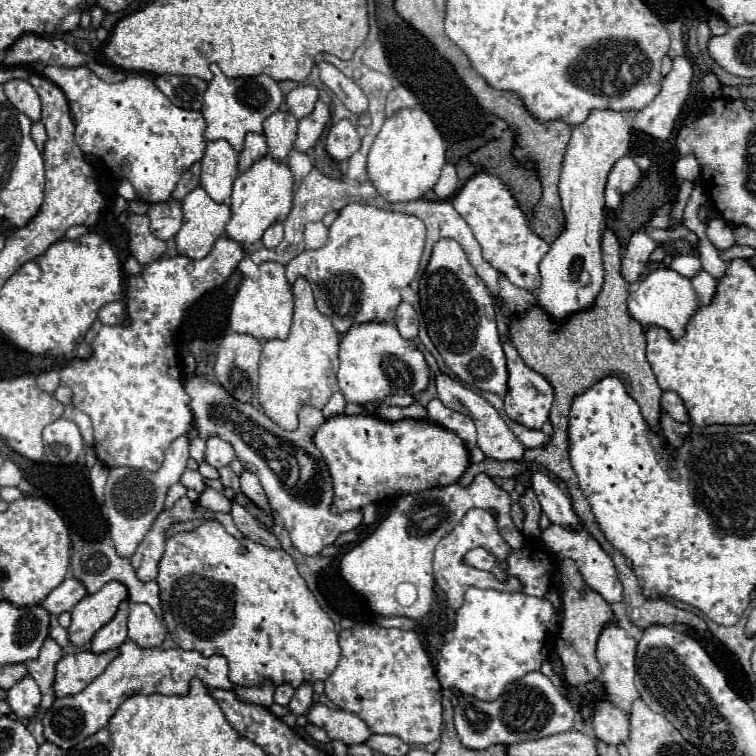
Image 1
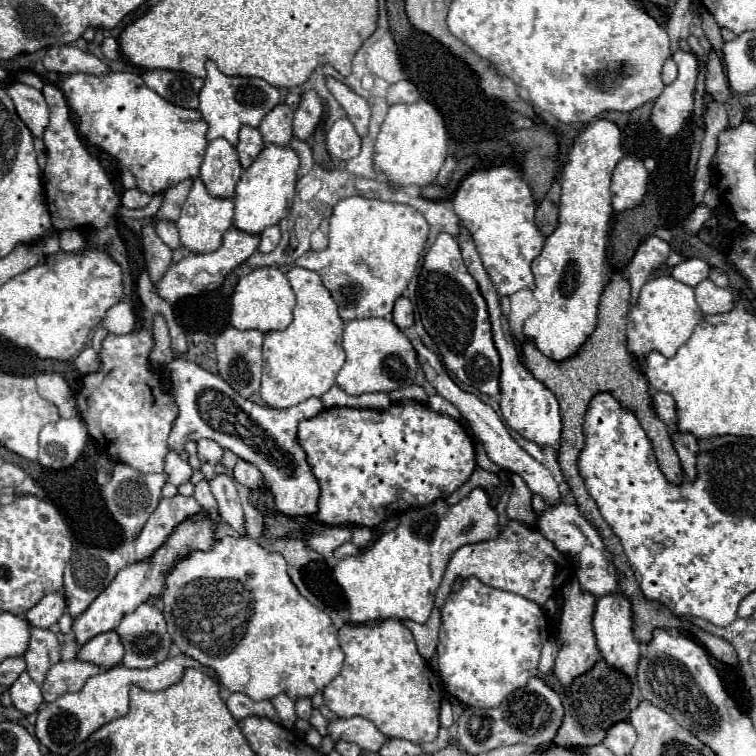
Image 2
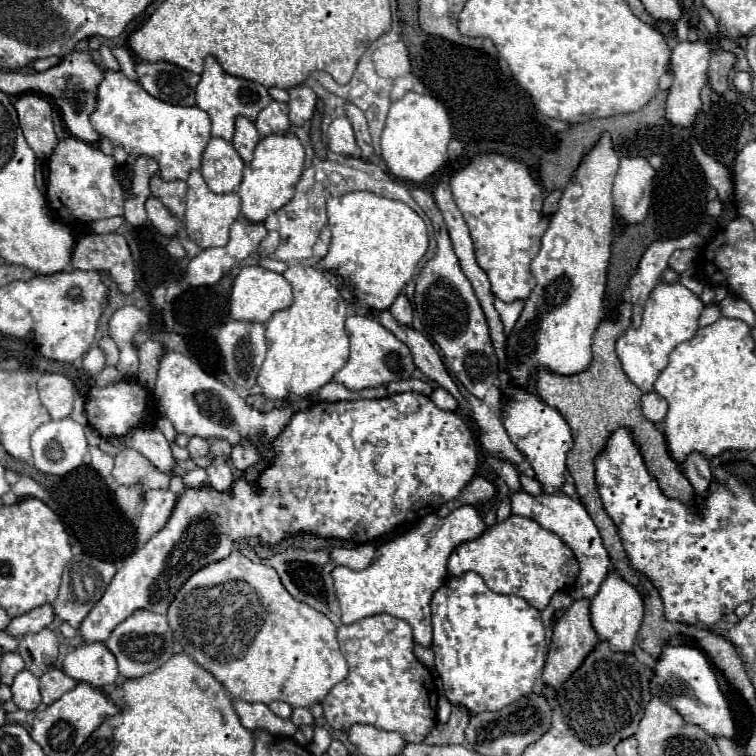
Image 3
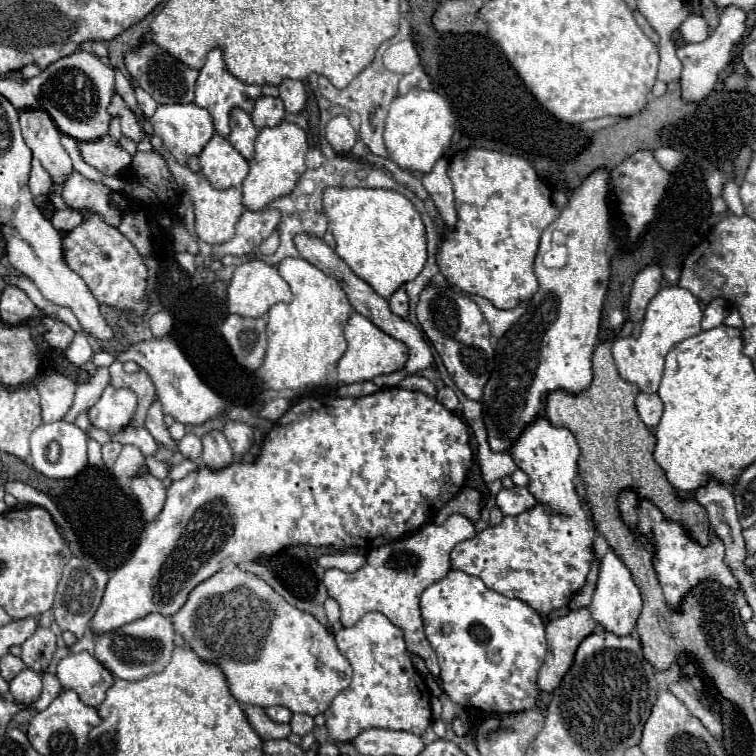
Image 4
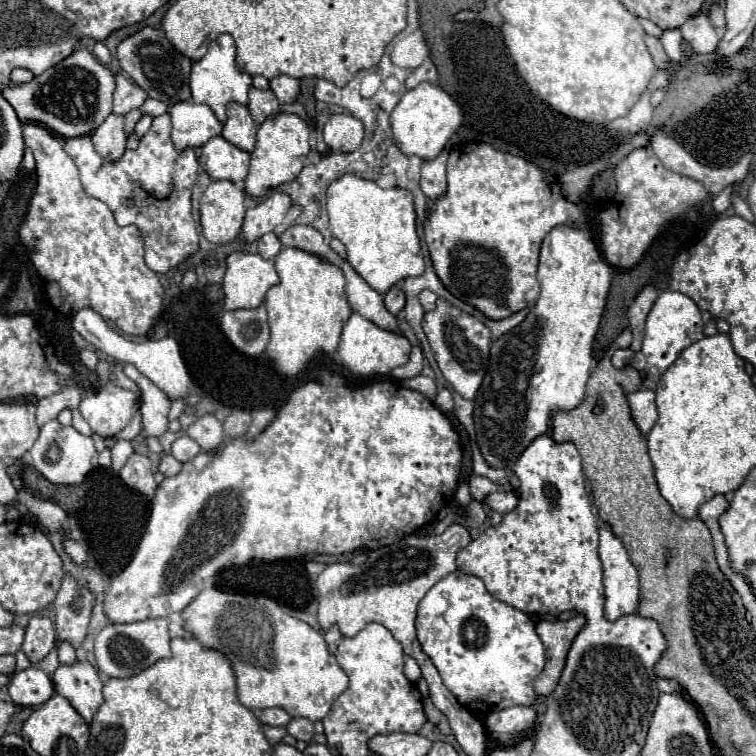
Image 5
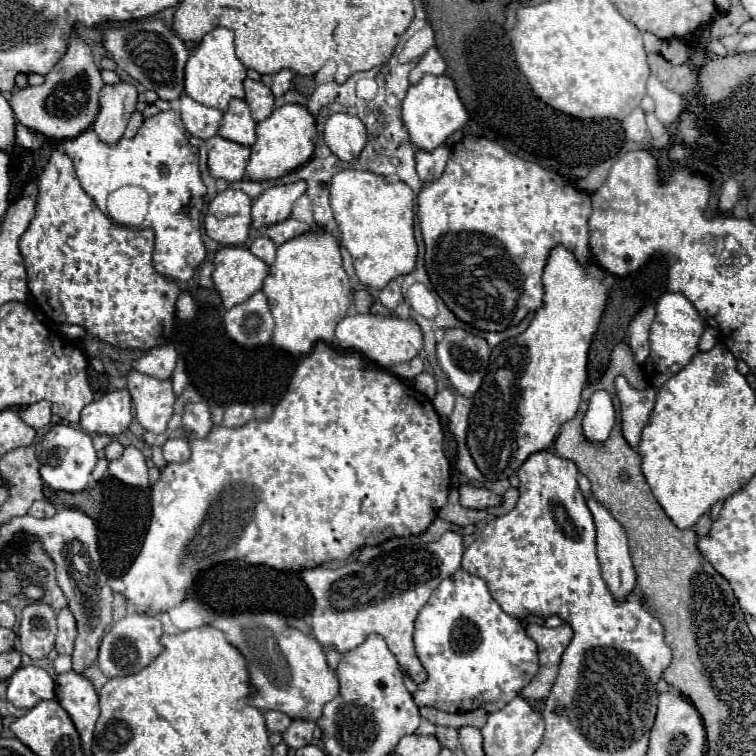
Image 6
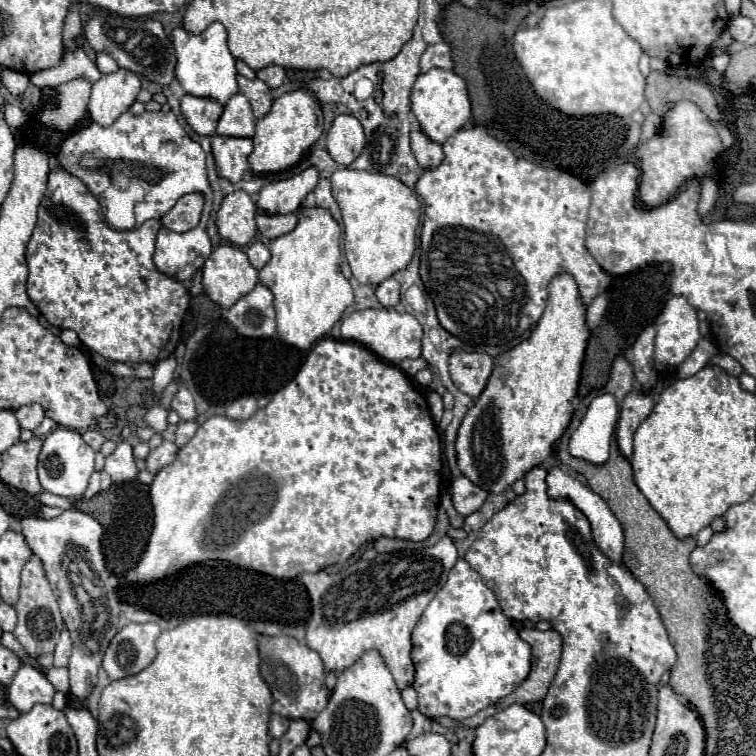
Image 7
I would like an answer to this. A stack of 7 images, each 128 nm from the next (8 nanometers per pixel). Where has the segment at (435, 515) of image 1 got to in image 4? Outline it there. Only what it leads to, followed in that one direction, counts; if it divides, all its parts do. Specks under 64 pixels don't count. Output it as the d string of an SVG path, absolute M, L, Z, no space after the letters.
M452 514L444 524L428 524L416 530L408 538L400 538L396 542L374 548L368 554L368 562L358 572L342 572L342 570L326 570L324 584L328 594L340 604L340 622L342 626L352 626L366 612L382 612L392 624L404 630L404 640L410 654L420 656L428 670L438 678L440 668L436 660L436 652L424 636L424 622L420 614L420 594L434 582L442 580L450 572L450 552L456 544L474 538L476 530L472 520L462 514Z

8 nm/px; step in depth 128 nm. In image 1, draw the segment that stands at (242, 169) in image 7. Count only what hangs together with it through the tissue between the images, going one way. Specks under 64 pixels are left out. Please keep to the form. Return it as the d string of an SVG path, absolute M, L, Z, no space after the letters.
M226 140L208 142L200 174L200 186L208 192L208 196L220 204L226 204L232 196L232 184L236 176L238 152Z

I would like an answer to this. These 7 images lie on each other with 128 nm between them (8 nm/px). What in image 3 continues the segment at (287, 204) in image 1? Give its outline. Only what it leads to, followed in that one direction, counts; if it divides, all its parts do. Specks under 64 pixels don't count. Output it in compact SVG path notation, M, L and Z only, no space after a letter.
M270 134L260 140L254 152L254 160L244 166L244 178L238 186L238 196L242 200L242 214L246 220L258 224L268 218L268 214L278 212L294 196L294 186L304 170L304 148L300 140L292 134Z

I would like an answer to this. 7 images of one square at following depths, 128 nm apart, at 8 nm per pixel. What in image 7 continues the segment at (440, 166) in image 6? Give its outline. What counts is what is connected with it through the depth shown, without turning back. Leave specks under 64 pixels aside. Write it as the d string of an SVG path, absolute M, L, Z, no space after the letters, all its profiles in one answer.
M414 130L410 140L412 140L412 152L414 152L414 156L416 156L416 160L418 160L422 170L434 168L444 160L442 146L432 142L432 140L428 140L420 130Z

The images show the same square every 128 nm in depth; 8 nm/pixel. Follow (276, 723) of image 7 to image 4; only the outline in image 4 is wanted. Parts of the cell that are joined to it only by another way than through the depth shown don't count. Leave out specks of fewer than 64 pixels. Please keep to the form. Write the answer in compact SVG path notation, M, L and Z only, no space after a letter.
M270 706L270 708L266 708L266 714L274 722L290 722L290 718L292 718L292 712L286 706Z

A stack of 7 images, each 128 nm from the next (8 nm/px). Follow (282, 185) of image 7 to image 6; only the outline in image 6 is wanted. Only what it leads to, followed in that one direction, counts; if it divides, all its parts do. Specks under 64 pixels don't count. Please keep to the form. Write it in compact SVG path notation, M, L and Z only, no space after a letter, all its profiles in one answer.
M294 182L284 186L272 186L262 192L260 198L252 204L252 226L268 228L286 220L292 212L292 204L306 192L306 182Z

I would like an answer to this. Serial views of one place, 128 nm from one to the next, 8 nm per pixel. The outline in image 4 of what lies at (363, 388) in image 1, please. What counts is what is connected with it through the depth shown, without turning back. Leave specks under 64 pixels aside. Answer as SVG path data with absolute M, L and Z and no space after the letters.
M352 312L348 318L348 324L344 328L344 336L348 340L348 350L344 352L340 364L338 364L338 380L342 384L354 384L354 382L366 382L382 374L392 374L404 368L408 360L408 348L404 342L388 336L382 332L376 324L372 324L366 316Z

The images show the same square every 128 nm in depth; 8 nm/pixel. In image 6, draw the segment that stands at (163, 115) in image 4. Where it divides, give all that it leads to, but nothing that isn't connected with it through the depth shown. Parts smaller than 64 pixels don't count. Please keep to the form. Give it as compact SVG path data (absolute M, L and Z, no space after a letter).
M182 96L180 98L180 118L182 118L182 124L188 130L188 134L208 140L218 134L222 112L216 108L204 106L204 104L192 100L190 96Z

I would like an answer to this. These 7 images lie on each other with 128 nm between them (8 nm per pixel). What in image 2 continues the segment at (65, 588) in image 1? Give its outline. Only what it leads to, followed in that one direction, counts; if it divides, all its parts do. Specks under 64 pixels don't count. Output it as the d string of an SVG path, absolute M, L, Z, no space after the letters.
M52 592L52 594L46 594L32 610L28 610L26 618L30 620L32 626L50 628L54 622L60 620L64 612L66 612L64 592Z

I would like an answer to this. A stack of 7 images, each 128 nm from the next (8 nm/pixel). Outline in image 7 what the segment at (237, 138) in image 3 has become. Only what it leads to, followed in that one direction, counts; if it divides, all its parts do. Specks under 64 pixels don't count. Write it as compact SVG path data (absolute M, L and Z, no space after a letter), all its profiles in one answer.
M236 94L224 106L224 114L218 120L216 134L234 136L234 138L252 138L256 118L252 114L250 102L244 94Z

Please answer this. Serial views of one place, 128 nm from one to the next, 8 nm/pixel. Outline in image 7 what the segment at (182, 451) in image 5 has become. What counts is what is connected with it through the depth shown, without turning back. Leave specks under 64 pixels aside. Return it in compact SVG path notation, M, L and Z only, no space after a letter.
M162 442L156 450L150 452L150 456L146 458L146 466L150 472L156 474L160 468L172 464L176 454L178 454L178 446L174 442Z

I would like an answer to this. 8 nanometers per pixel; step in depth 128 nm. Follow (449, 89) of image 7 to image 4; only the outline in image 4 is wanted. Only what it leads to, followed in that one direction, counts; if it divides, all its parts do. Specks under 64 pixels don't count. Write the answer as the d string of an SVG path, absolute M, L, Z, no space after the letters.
M422 66L414 68L410 74L400 78L398 92L400 94L408 92L408 94L396 96L394 102L390 104L390 110L386 116L384 146L388 150L388 158L406 172L428 174L432 170L432 166L436 164L436 160L442 158L444 152L448 150L452 134L454 134L456 118L452 114L448 100L444 100L438 92L430 90L430 80L428 80L426 72L422 70Z

